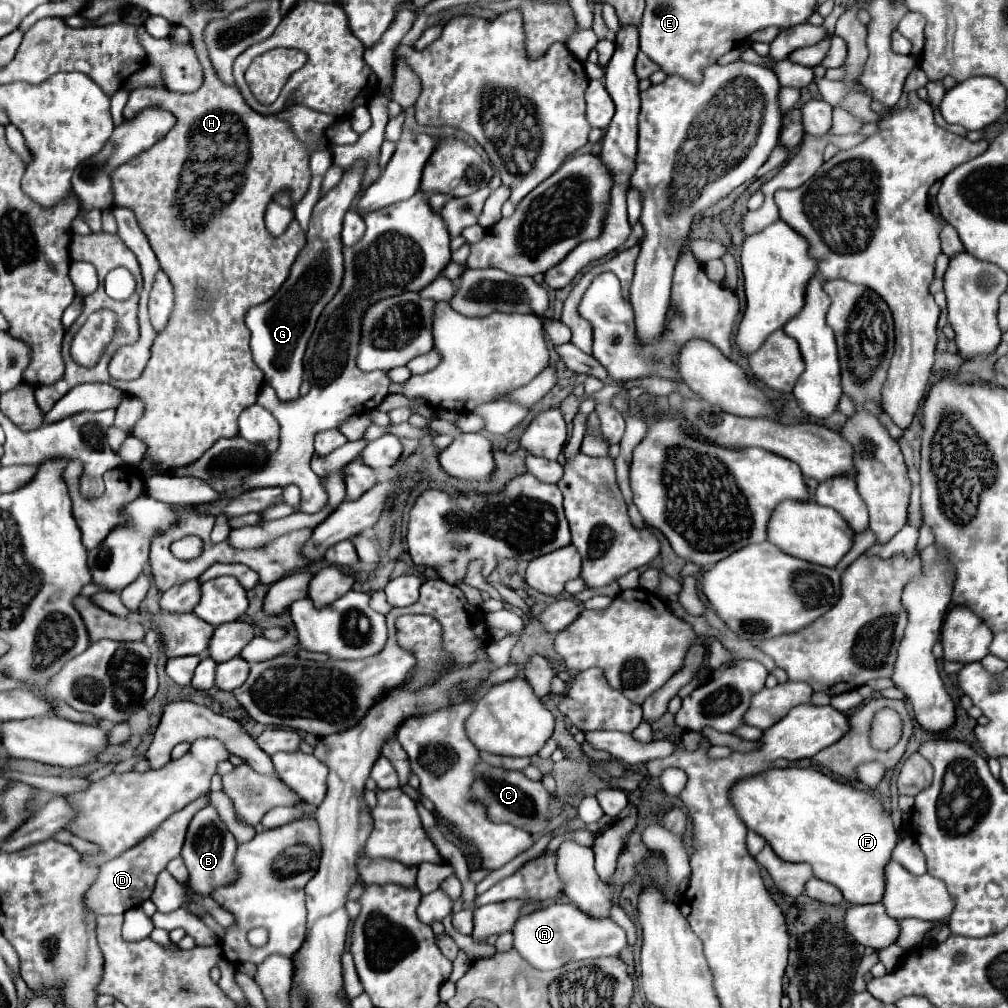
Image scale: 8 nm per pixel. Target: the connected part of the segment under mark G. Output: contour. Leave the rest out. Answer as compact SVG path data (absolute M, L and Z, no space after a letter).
M354 162L330 190L326 192L312 210L310 226L308 226L308 242L306 248L300 250L296 262L292 264L292 272L282 288L270 298L266 304L250 308L246 314L246 326L252 332L252 354L256 366L264 372L266 382L276 390L282 402L300 398L300 384L304 376L304 350L314 332L314 324L324 310L324 306L334 298L342 284L344 276L344 258L342 258L341 232L343 220L358 193L365 171L365 162Z

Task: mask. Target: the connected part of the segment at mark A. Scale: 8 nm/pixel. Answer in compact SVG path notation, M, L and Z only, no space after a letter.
M552 904L528 916L522 916L514 928L514 948L538 970L556 970L574 960L616 956L626 946L626 934L620 926L610 926L608 918L592 918L574 904Z

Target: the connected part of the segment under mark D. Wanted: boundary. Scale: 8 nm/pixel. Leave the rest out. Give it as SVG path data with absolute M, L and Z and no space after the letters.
M202 794L198 800L188 804L184 810L170 816L154 834L144 838L140 844L126 850L122 856L110 860L108 864L102 864L94 884L86 890L86 896L84 896L86 908L98 918L98 916L104 916L104 914L124 914L126 910L130 910L134 906L140 906L144 900L148 900L152 890L154 890L158 874L166 868L166 864L172 858L180 856L184 836L186 836L186 828L188 828L190 820L194 818L194 814L200 808L206 806L206 802L208 802L206 798L208 796Z

